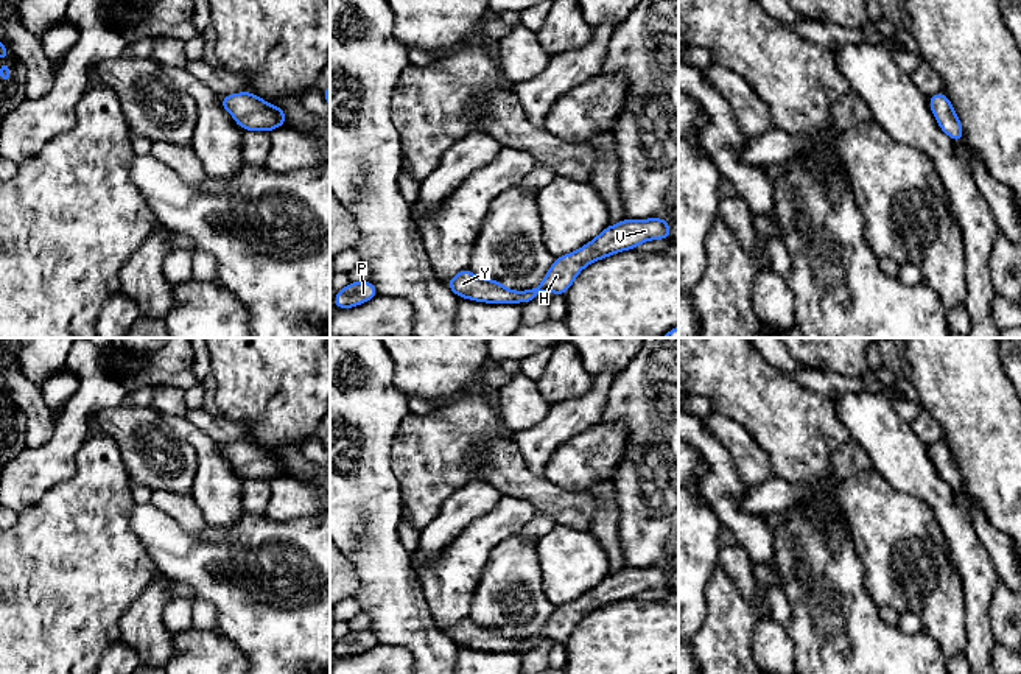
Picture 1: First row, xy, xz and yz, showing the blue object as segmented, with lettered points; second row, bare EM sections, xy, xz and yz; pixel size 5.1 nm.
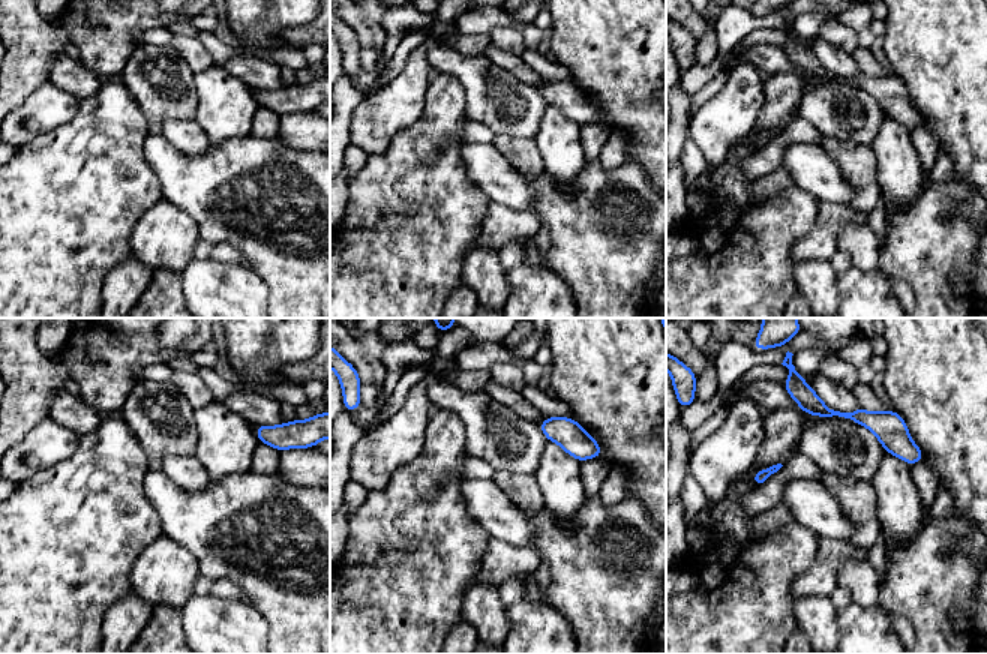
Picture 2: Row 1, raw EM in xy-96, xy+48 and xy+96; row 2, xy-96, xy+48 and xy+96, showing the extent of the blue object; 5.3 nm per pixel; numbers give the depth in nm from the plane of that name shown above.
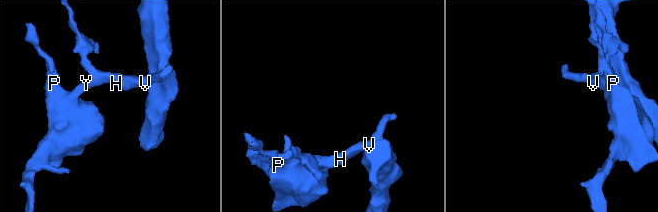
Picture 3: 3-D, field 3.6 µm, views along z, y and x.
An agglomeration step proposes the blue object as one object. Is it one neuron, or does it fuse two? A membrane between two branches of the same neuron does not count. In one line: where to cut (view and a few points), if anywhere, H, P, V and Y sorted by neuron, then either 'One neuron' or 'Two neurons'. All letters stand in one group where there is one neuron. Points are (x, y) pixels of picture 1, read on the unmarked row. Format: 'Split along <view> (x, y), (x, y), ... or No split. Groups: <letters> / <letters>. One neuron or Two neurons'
No split. Groups: H P V Y. One neuron

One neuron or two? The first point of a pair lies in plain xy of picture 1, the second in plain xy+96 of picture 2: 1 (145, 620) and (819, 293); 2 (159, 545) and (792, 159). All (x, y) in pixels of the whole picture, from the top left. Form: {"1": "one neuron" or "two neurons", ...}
{"1": "one neuron", "2": "one neuron"}

